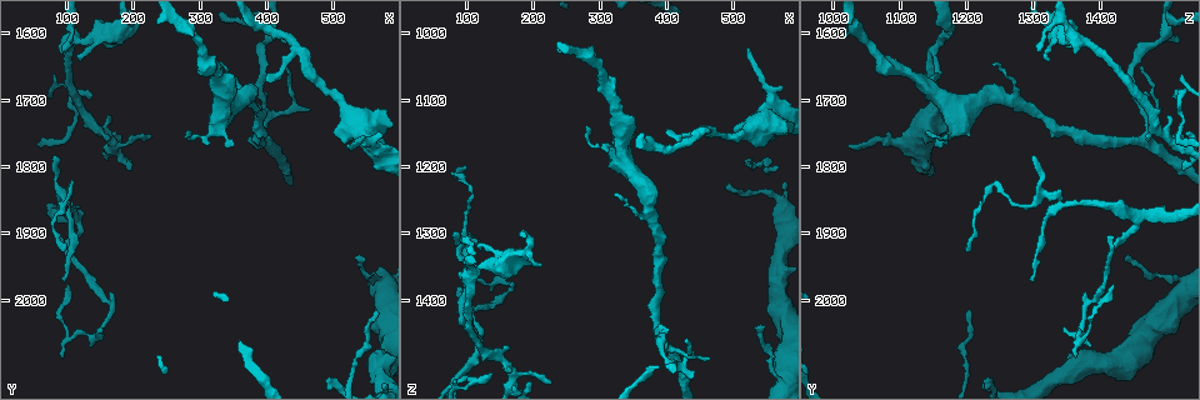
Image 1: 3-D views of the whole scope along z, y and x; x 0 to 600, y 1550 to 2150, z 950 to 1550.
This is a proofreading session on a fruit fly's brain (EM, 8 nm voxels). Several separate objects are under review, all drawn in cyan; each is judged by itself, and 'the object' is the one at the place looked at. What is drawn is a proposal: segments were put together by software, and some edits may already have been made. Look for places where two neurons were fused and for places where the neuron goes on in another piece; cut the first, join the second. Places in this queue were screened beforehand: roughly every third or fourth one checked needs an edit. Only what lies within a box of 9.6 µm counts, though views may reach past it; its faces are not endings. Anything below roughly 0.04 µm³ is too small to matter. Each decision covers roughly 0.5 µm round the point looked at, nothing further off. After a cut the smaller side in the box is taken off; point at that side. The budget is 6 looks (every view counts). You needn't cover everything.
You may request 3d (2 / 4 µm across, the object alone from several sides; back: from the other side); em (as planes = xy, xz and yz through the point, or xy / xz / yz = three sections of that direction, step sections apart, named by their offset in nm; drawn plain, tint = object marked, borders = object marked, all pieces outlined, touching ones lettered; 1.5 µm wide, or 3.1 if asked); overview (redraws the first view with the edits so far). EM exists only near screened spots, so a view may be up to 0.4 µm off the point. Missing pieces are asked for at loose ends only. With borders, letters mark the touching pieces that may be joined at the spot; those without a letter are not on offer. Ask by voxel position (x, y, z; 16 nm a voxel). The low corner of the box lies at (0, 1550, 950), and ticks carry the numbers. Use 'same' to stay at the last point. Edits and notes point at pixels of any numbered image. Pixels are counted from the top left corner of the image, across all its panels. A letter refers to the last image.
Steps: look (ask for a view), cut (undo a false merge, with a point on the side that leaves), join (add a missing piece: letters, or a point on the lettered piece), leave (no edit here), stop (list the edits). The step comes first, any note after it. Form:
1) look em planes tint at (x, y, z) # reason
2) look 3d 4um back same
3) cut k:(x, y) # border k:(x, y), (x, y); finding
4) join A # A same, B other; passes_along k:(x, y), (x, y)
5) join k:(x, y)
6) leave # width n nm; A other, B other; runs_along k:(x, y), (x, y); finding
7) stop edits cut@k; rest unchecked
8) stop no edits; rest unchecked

look 3d 4um at (85, 1785, 1300) # free end

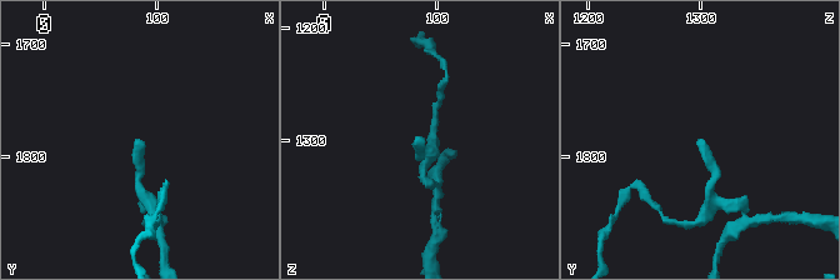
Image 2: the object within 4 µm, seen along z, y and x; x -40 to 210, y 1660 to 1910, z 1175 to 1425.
look em xy step 4 tint at (80, 1786, 1298)

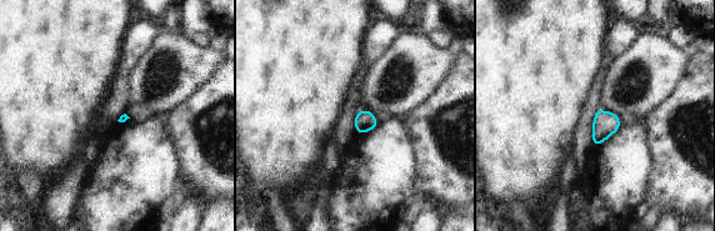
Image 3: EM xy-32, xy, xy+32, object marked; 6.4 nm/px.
look em planes borders same

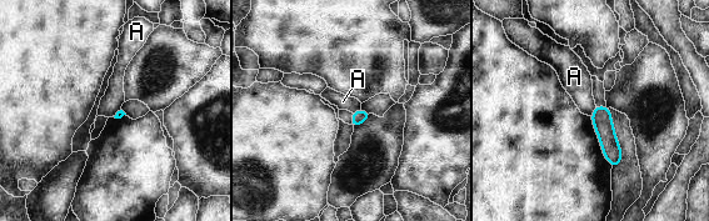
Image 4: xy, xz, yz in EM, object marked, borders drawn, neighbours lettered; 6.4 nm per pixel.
leave # longest_contact A 90 nm; A other; runs_along 4:(598, 109), (615, 162); none of them fits

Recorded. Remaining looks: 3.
look 3d 4um at (165, 1730, 1500) # free end

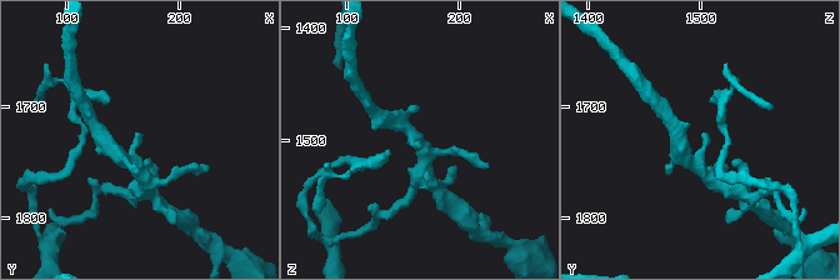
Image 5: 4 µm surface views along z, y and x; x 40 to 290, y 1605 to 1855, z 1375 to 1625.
look em xy step 8 borders at (168, 1724, 1502) # need the tissue

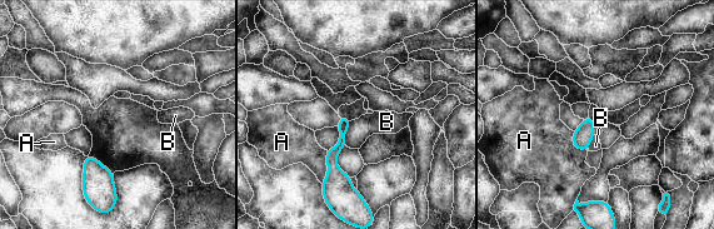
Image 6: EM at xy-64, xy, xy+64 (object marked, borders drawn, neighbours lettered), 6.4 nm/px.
look em planes borders same # another direction

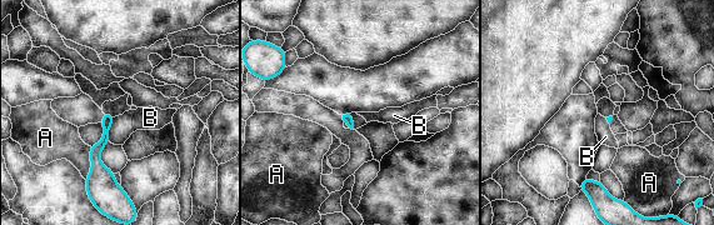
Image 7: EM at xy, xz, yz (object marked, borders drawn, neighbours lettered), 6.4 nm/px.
leave # A other, B other; border 7:(115, 116), (109, 130), (109, 141); no lettered piece goes on from it

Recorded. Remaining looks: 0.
stop no edits; rest unchecked

